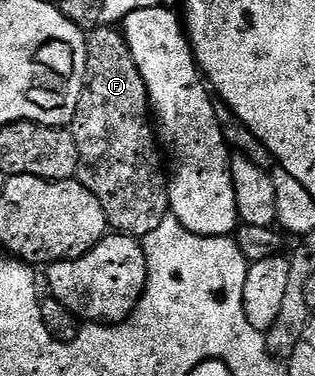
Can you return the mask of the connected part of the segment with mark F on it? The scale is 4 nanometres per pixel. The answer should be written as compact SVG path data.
M103 24L90 31L87 39L87 80L75 121L70 123L69 129L79 153L81 169L77 175L78 181L87 186L97 200L101 200L107 225L112 231L142 240L149 232L153 232L153 228L157 228L157 224L166 220L171 204L169 174L163 171L164 155L153 125L151 99L147 97L145 80L129 52L129 44L114 25Z

